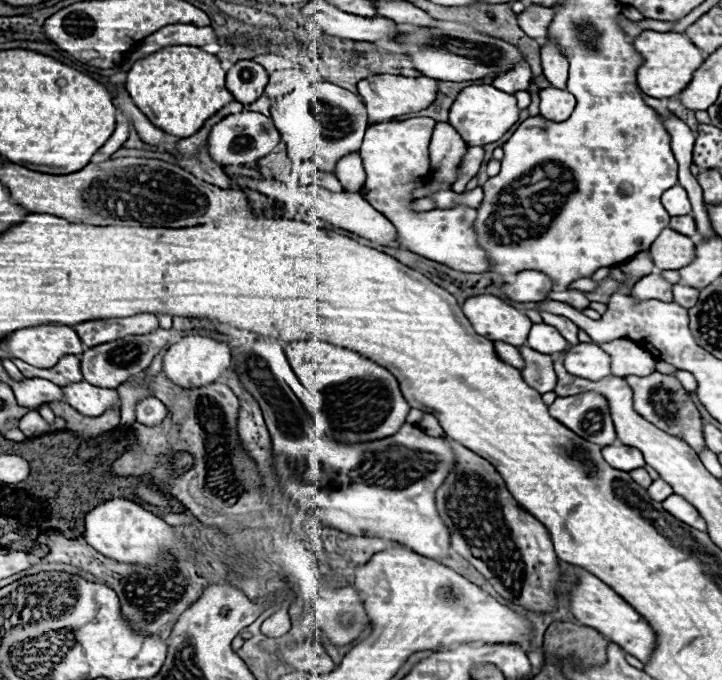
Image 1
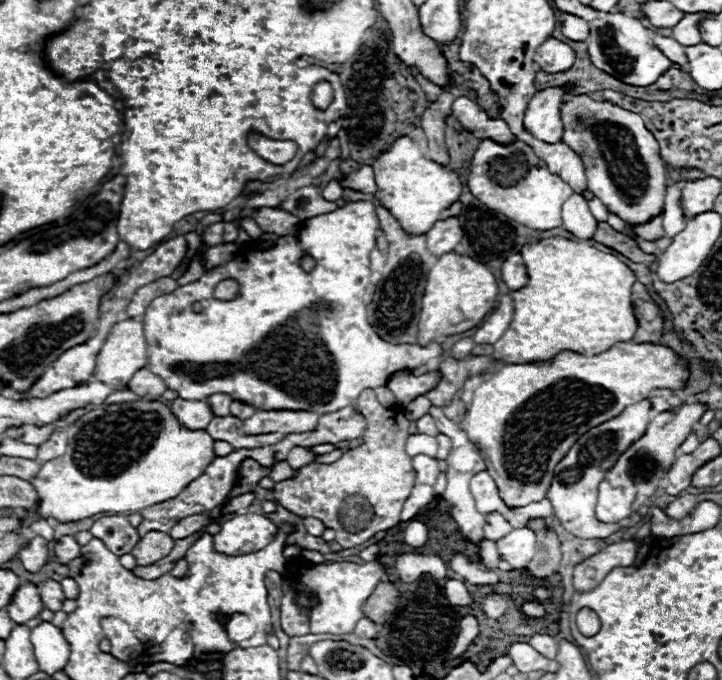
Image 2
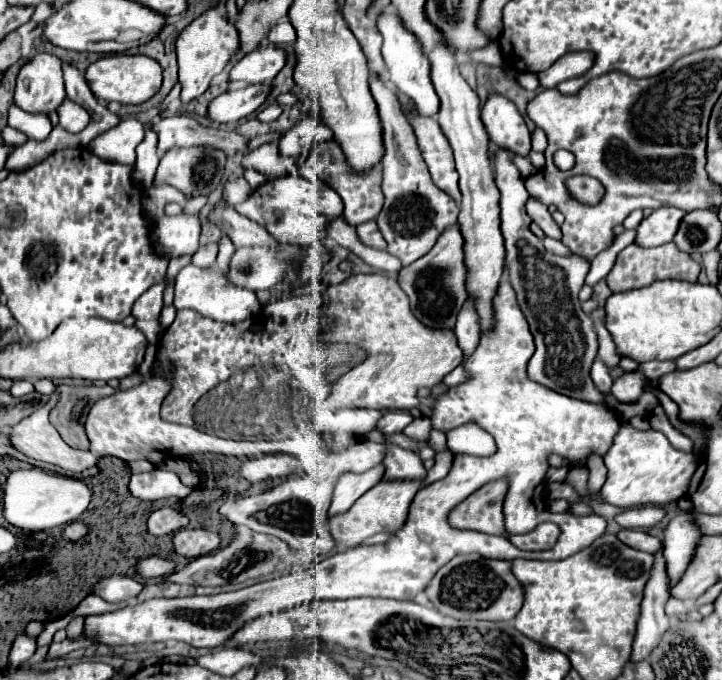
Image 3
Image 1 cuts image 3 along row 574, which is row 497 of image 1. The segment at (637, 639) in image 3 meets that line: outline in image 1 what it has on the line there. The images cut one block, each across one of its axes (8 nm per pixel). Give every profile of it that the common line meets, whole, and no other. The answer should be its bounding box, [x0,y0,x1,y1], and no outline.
[648,480,672,502]

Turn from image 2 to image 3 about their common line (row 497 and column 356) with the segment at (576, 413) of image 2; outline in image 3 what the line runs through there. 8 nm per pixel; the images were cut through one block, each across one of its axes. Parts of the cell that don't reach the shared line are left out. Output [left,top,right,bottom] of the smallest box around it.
[332,480,422,550]

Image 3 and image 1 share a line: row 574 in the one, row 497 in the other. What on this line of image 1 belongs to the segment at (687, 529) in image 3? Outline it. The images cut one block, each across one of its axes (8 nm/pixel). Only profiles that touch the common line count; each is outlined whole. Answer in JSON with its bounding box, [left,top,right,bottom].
[662,494,706,530]

